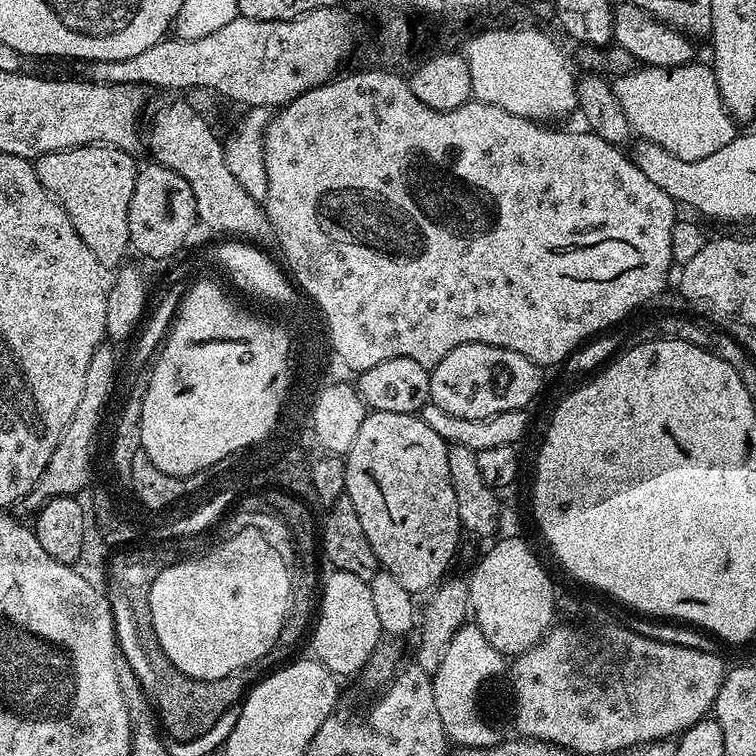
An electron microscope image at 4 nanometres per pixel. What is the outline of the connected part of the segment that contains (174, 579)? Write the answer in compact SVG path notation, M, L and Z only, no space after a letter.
M246 534L242 538L229 535L218 550L205 551L176 561L150 586L150 618L152 633L158 638L166 658L182 674L199 680L229 678L241 669L255 665L277 646L288 605L292 599L293 573L280 555L280 548L270 549L265 540Z

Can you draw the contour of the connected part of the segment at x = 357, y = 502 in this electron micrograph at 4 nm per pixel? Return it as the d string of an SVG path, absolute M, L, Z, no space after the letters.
M369 411L344 461L345 493L354 502L358 522L362 522L362 531L374 550L377 565L413 594L427 593L445 579L444 571L451 566L462 537L458 502L450 482L448 450L449 445L419 415Z

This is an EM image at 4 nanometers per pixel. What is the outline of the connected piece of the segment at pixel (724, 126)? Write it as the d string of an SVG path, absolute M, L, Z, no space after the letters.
M693 62L673 68L640 66L617 75L611 88L631 131L639 139L654 142L686 162L715 154L738 134L737 121L726 110L718 82L707 63Z

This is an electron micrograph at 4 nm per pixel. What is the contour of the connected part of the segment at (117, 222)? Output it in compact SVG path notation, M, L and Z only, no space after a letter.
M87 144L81 148L67 148L61 152L47 152L37 156L34 167L38 174L38 182L66 210L70 222L74 222L74 230L78 230L78 238L90 246L90 251L102 266L113 270L125 263L124 255L129 255L130 245L130 194L134 194L134 182L138 171L137 157L131 152L123 152L105 144Z

